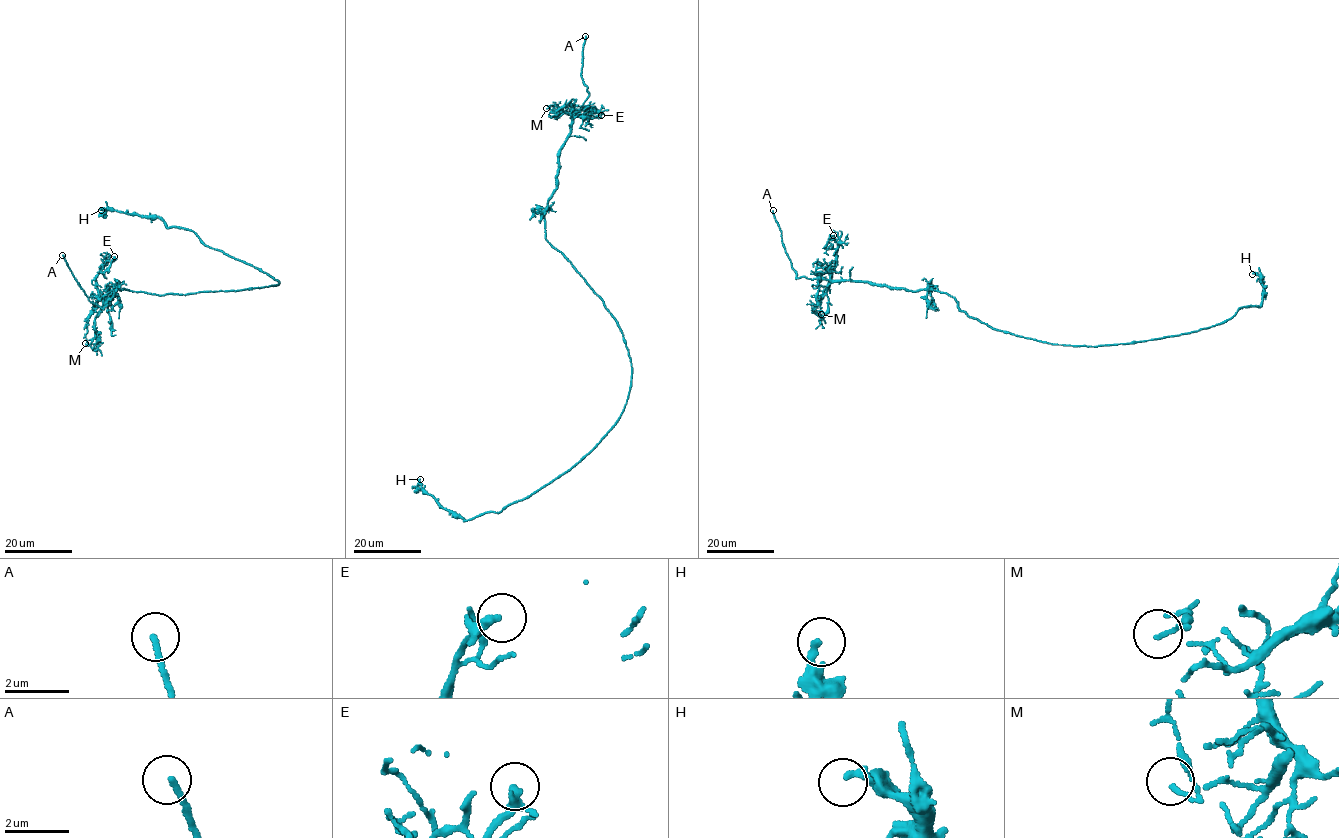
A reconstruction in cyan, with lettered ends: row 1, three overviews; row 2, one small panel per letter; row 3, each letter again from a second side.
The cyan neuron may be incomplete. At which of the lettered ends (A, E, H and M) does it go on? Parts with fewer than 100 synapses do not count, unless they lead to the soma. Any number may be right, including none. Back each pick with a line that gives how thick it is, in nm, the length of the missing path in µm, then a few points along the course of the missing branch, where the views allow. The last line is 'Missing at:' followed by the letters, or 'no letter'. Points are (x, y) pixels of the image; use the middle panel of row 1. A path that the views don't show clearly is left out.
A: 170 nm | 30 µm
Missing at: A

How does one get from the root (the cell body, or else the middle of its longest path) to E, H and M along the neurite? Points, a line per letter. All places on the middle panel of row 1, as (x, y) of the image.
E: (625, 340), (602, 301), (547, 241), (544, 228), (558, 152), (573, 116), (597, 111), (601, 115)
H: (625, 340), (631, 377), (624, 410), (607, 434), (566, 472), (500, 511), (467, 520), (441, 508), (420, 479)
M: (625, 340), (602, 301), (546, 238), (544, 211), (556, 188), (558, 152), (575, 116), (555, 104), (546, 108)

